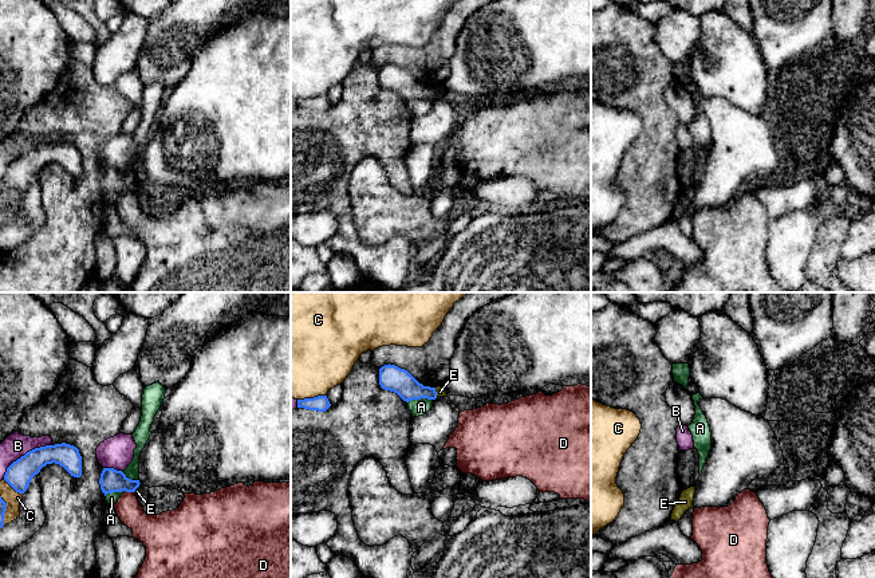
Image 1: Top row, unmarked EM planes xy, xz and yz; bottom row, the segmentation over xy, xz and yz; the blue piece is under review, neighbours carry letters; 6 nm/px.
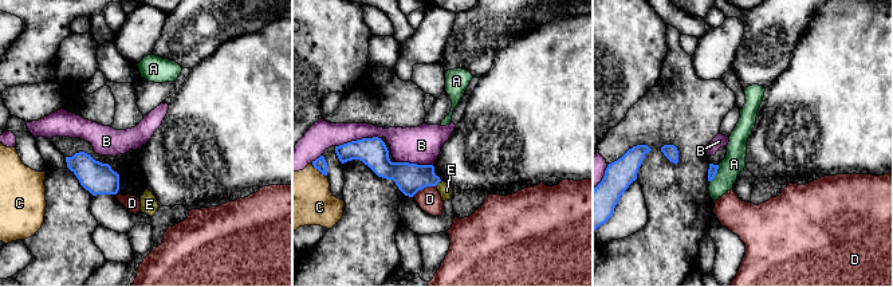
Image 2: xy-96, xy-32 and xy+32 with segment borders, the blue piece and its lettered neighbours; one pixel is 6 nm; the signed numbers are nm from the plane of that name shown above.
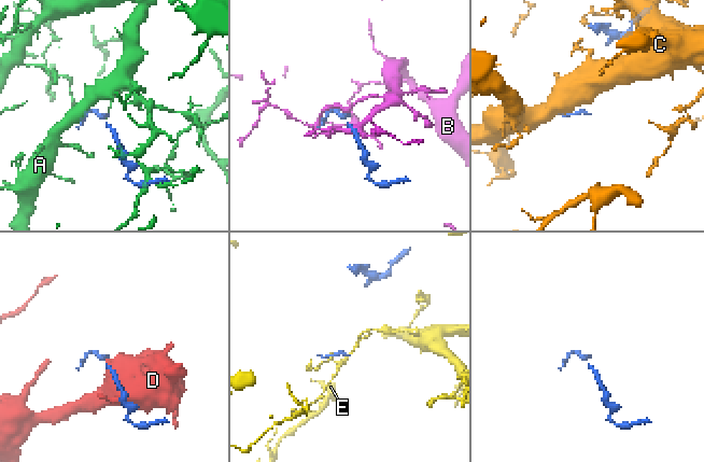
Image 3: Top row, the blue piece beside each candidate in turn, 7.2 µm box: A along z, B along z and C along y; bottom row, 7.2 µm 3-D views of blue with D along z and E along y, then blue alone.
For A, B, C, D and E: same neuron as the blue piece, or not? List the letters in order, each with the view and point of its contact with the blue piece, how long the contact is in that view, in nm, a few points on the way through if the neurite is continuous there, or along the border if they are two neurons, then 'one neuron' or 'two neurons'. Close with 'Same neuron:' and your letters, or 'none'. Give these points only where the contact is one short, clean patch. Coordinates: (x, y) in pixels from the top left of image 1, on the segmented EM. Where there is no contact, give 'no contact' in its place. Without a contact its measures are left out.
A: contact xz (420, 398); length 150 nm; two neurons
B: contact xy (26, 453); length 360 nm; two neurons
C: contact xy (14, 488); length 160 nm; two neurons
D: contact xy (130, 491); length 60 nm; border xy (126, 491), (134, 492); two neurons
E: contact xz (436, 392); length 60 nm; border xz (434, 388), (437, 396); two neurons
Same neuron: none

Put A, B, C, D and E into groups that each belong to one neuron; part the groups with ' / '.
A / B / C / D / E

